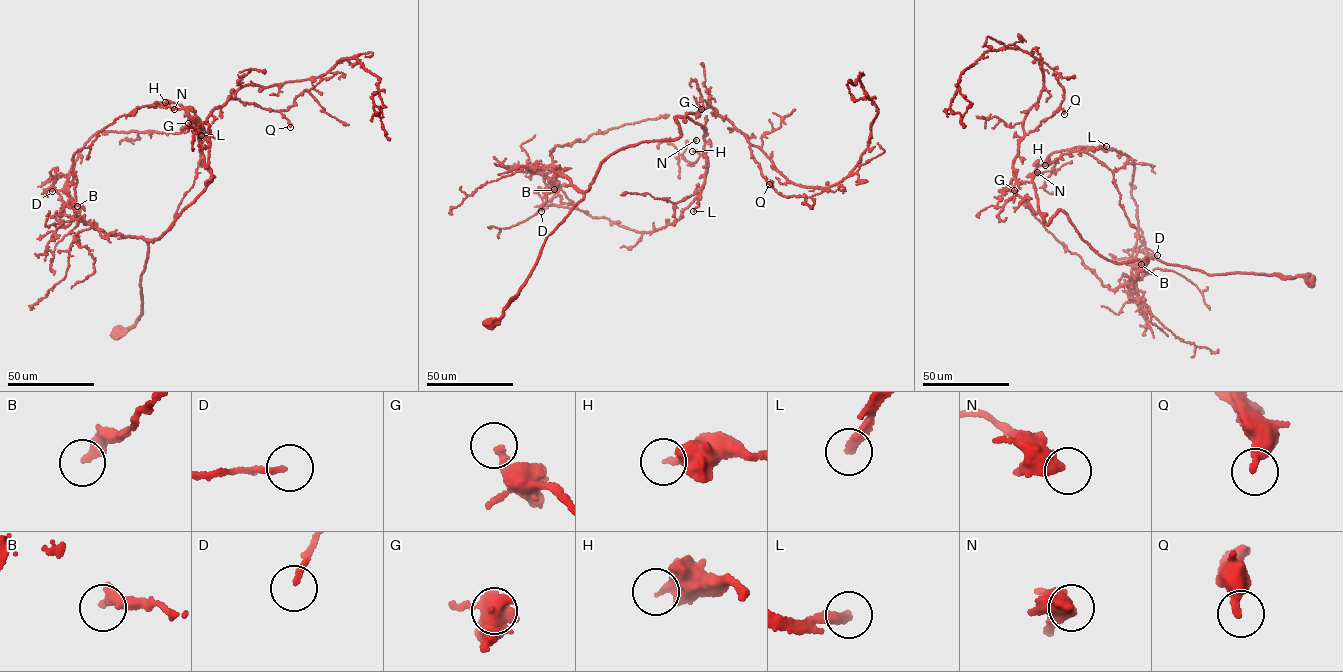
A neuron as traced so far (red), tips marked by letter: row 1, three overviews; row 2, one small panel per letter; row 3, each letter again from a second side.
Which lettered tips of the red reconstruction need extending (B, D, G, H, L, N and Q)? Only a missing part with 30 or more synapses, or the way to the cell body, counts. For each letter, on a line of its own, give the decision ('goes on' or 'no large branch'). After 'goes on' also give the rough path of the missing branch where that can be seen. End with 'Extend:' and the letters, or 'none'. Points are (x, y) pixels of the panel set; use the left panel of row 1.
B: no large branch
D: no large branch
G: no large branch
H: no large branch
L: goes on; missing branch runs (201, 135), (189, 150), (190, 162), (183, 170), (173, 200), (175, 211)
N: no large branch
Q: goes on; missing branch runs (290, 127), (301, 147), (329, 166), (336, 164)
Extend: L, Q

